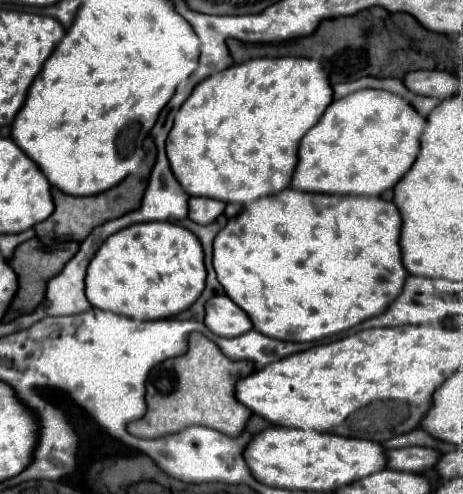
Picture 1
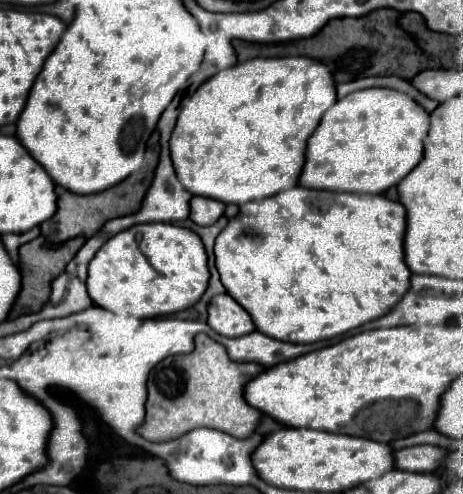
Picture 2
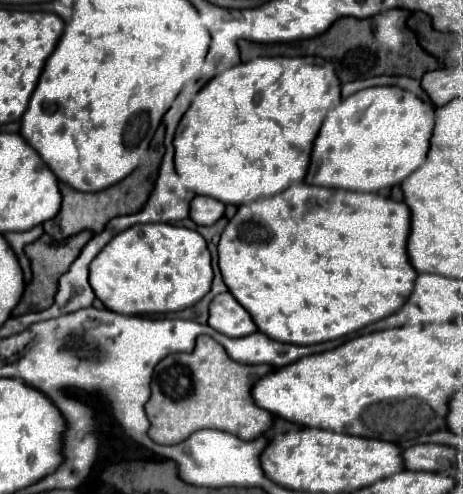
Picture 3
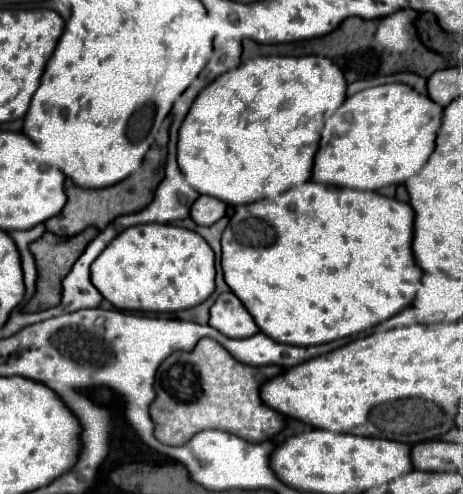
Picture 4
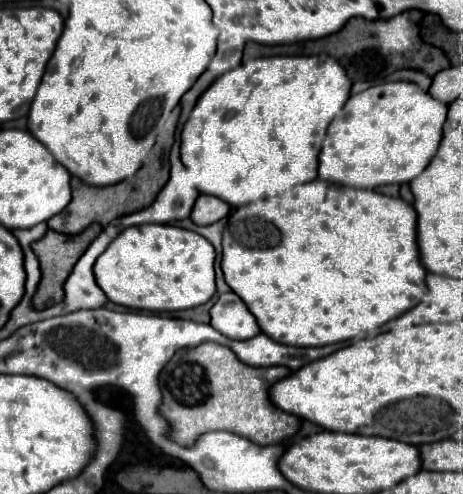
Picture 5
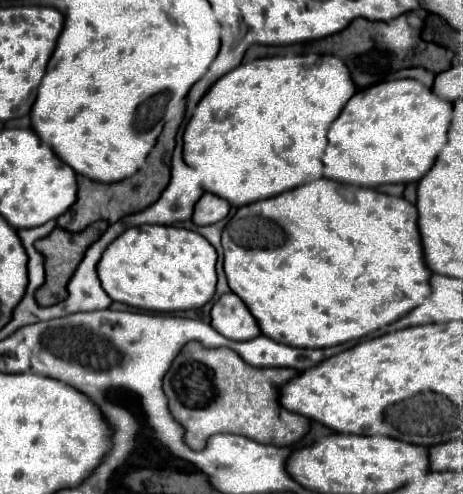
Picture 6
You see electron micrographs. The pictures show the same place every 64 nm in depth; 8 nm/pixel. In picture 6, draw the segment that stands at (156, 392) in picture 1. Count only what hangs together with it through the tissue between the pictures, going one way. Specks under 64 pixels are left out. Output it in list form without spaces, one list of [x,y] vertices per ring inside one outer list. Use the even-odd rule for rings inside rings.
[[[188,342],[176,356],[172,368],[164,376],[164,392],[172,416],[186,428],[186,444],[192,450],[204,450],[206,442],[214,434],[242,434],[256,442],[274,446],[294,446],[310,432],[310,420],[294,414],[280,404],[280,388],[298,376],[294,368],[256,368],[246,364],[230,348],[204,348],[200,342]]]

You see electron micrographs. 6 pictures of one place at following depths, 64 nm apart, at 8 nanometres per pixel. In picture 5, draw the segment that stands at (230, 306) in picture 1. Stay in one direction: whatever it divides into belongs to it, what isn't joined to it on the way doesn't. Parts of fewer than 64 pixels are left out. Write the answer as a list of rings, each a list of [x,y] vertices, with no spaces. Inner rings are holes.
[[[222,294],[216,304],[210,308],[212,326],[232,340],[248,340],[260,334],[260,328],[254,316],[248,312],[246,304],[234,294]]]

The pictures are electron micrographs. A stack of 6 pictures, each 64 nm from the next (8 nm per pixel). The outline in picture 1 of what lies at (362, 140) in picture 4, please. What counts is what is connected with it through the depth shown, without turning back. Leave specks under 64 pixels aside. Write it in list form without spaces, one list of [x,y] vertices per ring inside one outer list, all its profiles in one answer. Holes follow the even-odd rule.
[[[358,90],[340,100],[334,100],[334,104],[328,106],[324,116],[320,118],[320,122],[300,140],[298,166],[294,170],[290,186],[304,192],[380,196],[384,190],[394,188],[416,162],[424,126],[426,118],[408,100],[386,90]]]

